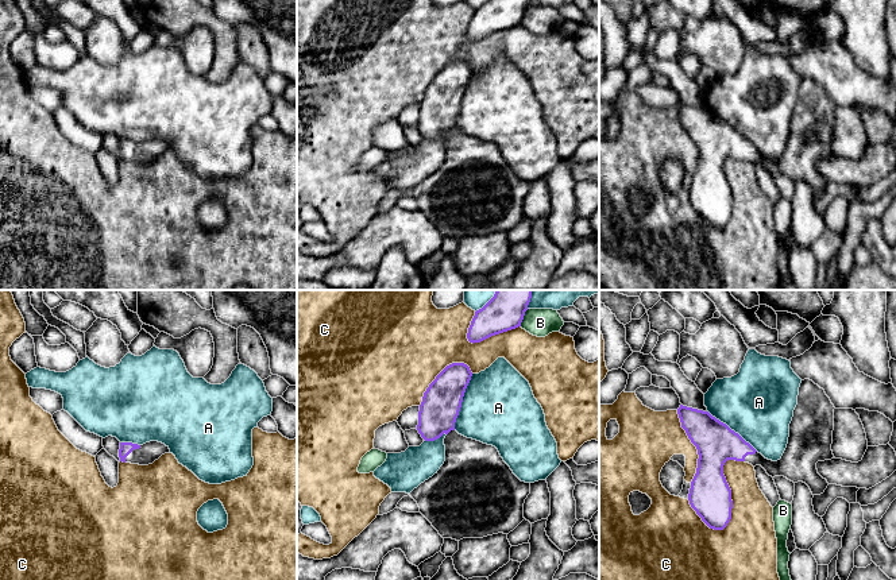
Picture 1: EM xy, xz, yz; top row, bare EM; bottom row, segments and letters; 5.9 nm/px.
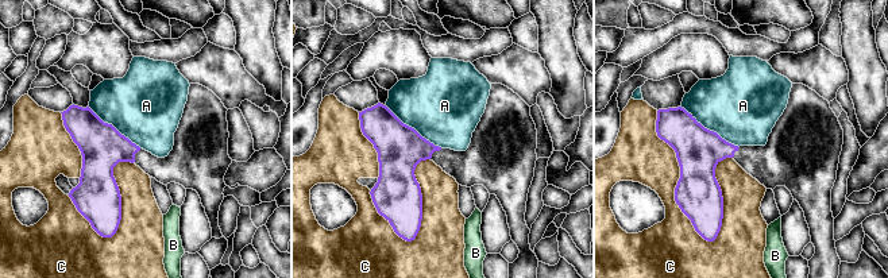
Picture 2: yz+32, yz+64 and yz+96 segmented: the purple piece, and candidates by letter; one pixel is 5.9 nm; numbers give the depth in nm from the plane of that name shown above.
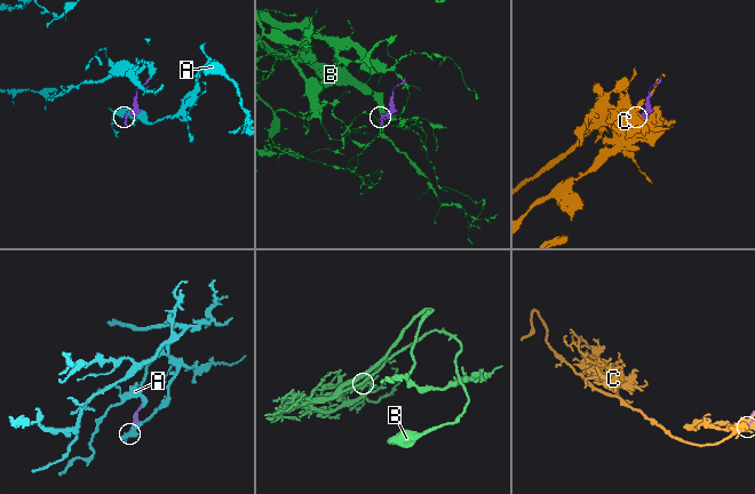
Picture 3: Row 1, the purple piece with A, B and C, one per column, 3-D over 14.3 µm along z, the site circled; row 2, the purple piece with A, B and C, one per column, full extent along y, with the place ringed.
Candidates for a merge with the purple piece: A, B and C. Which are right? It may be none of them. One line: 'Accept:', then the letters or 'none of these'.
Accept: none of these

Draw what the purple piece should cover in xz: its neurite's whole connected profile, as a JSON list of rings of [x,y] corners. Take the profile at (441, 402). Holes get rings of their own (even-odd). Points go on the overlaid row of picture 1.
[[[464,363],[447,366],[424,393],[418,411],[417,430],[425,441],[435,441],[444,433],[445,461],[428,480],[410,492],[420,513],[443,538],[483,538],[513,531],[524,518],[524,503],[530,483],[521,482],[493,445],[467,438],[455,430],[466,388],[472,372]]]

